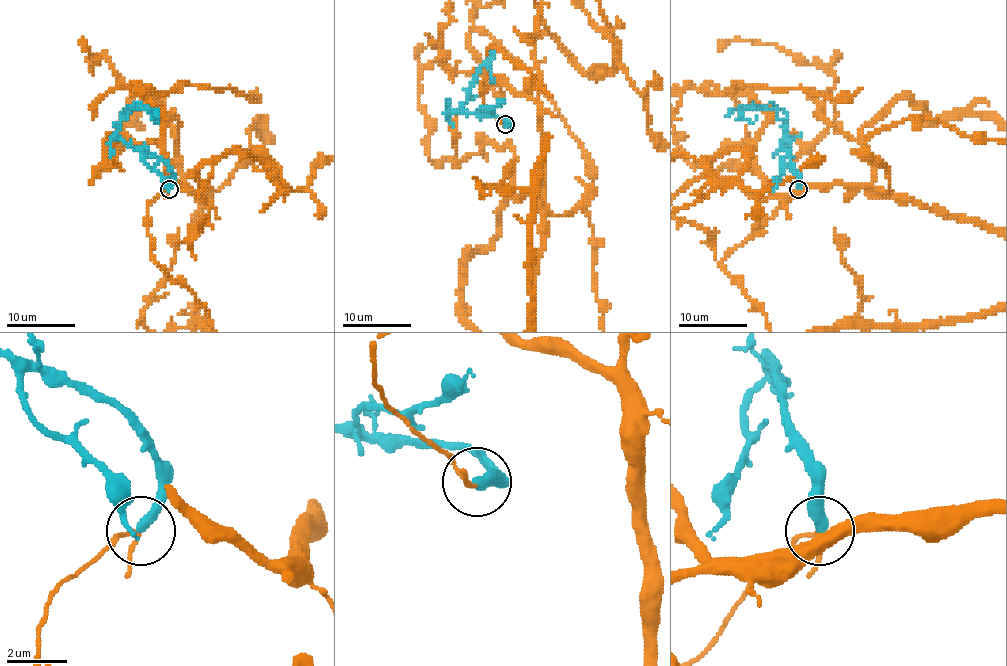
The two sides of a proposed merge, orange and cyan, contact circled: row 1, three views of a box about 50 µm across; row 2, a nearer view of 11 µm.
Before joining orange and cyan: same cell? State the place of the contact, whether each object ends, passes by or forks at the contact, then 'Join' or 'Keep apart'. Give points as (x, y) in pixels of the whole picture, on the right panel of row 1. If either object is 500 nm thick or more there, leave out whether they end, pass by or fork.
Place: (798, 189). At the ring orange passes by. At the ring cyan ends. Keep apart

